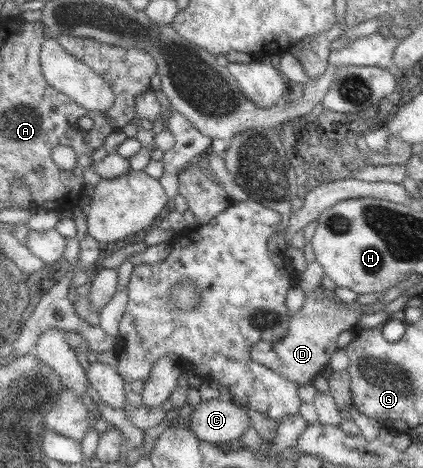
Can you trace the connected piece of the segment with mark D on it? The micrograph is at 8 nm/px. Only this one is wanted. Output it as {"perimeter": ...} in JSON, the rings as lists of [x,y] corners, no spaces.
{"perimeter":[[[320,287],[315,288],[305,293],[299,310],[289,316],[285,336],[275,342],[256,341],[249,347],[249,357],[298,386],[311,384],[313,377],[320,374],[331,353],[337,349],[337,335],[356,325],[363,313],[369,313],[367,305],[341,303],[338,298],[325,295]]]}

